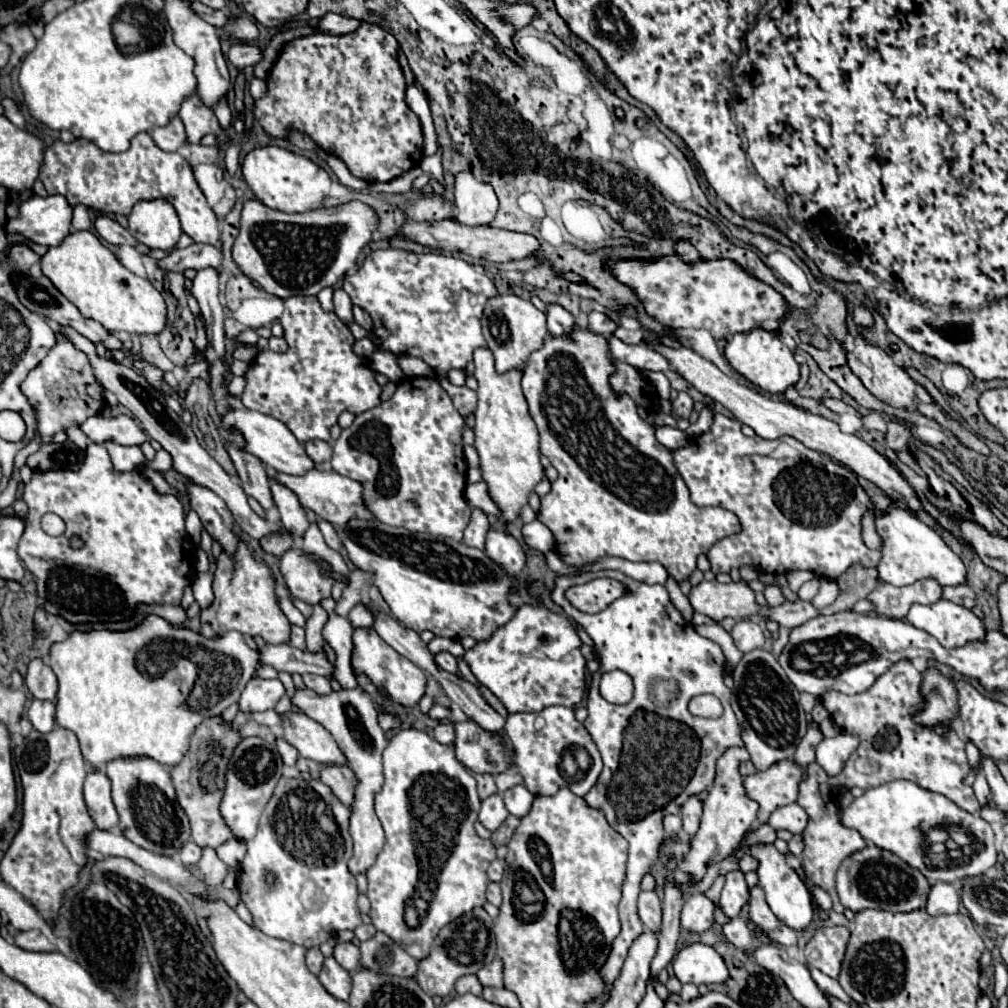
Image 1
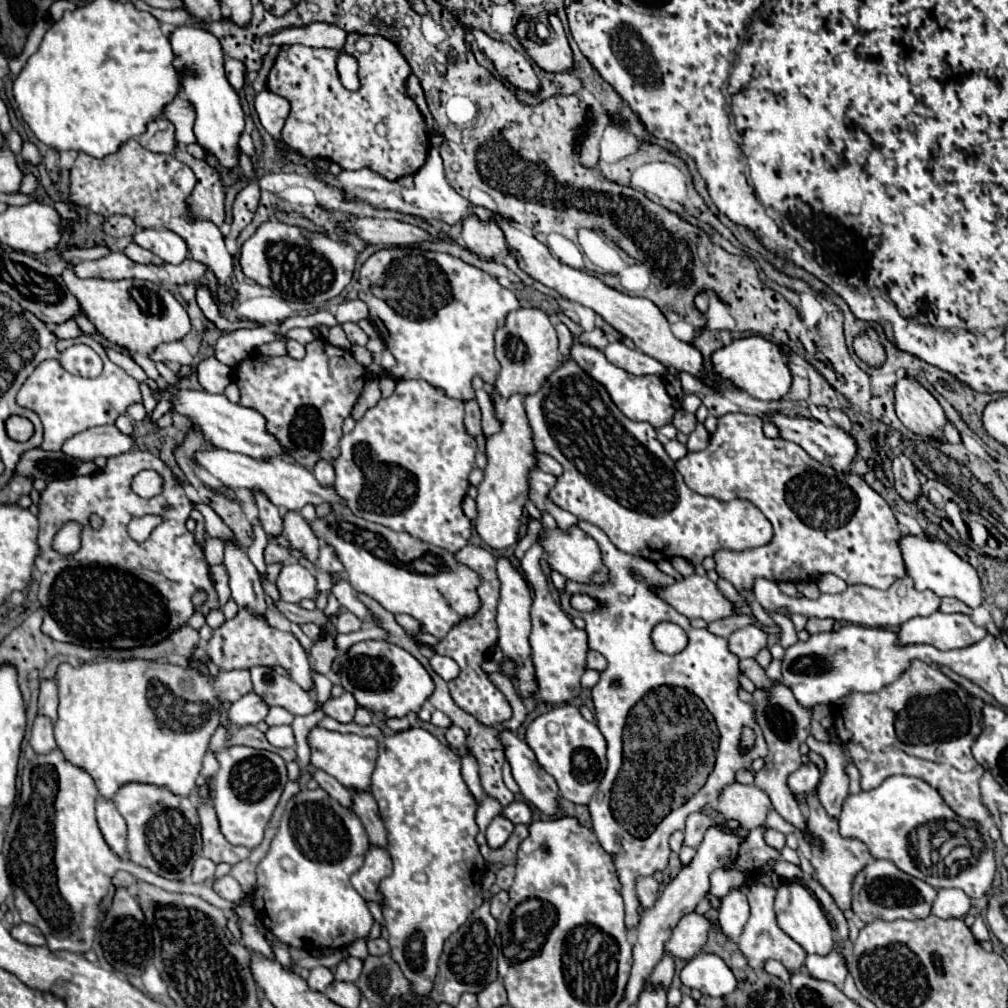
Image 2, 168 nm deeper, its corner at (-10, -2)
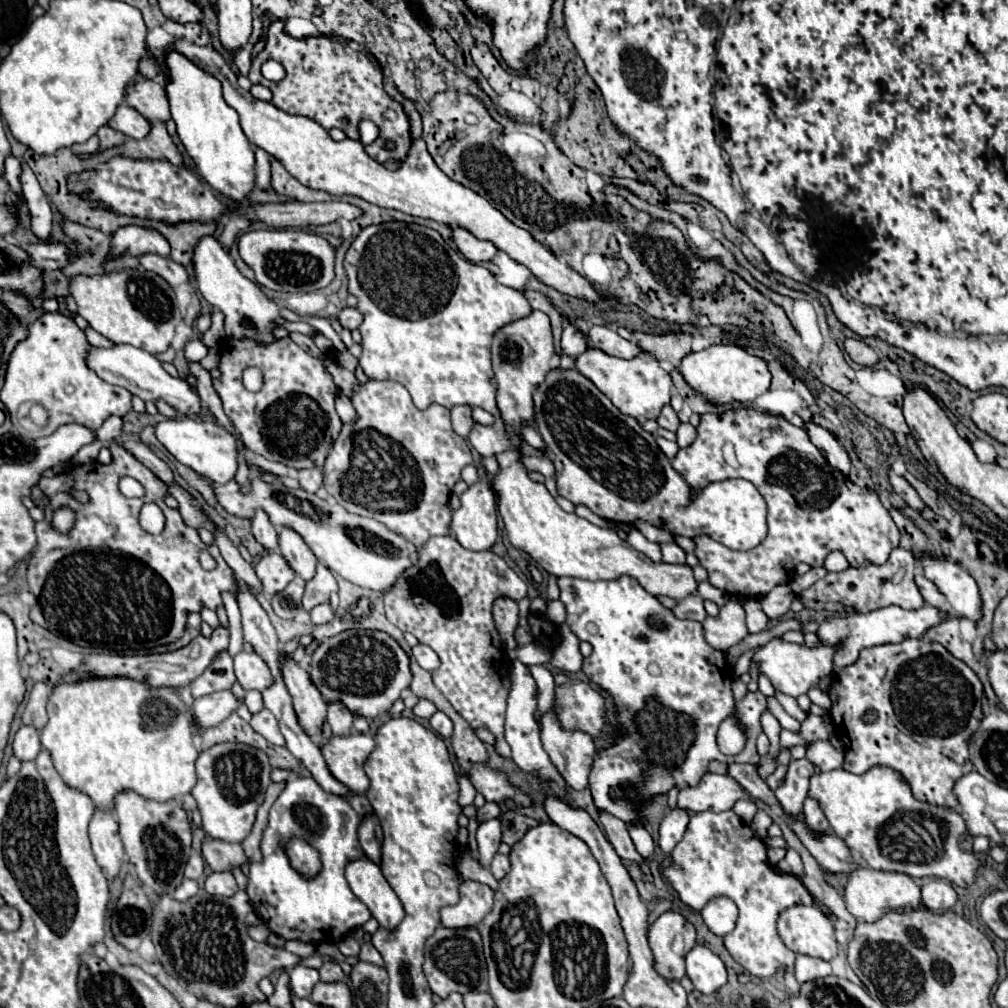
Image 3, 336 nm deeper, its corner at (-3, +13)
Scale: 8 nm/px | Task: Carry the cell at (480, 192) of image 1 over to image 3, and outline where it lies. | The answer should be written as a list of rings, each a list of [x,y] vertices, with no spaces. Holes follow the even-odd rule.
[[[454,227],[454,243],[460,249],[460,253],[472,261],[472,263],[480,263],[480,261],[490,261],[496,255],[496,245],[492,241],[482,241],[476,239],[470,231],[462,229],[462,227]]]

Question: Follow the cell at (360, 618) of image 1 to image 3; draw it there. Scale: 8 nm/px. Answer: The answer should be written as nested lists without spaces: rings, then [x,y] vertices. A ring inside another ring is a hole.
[[[322,603],[322,605],[318,605],[316,609],[310,611],[310,621],[314,625],[324,625],[324,623],[332,621],[334,617],[336,617],[336,613],[334,613],[334,609],[332,609],[330,603]]]

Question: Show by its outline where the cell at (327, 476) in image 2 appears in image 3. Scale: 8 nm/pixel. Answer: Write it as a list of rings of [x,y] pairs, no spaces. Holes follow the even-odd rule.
[[[320,467],[302,469],[302,471],[298,471],[298,481],[304,491],[316,493],[322,487],[322,469]]]

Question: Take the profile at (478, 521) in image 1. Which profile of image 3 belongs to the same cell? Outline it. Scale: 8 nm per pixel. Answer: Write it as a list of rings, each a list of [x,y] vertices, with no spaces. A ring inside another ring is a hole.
[[[444,535],[444,537],[430,537],[430,541],[422,545],[420,561],[412,569],[408,569],[404,577],[400,577],[394,589],[384,593],[384,609],[390,623],[400,627],[402,631],[416,635],[420,643],[430,645],[440,655],[442,665],[432,671],[434,685],[446,695],[452,707],[472,725],[472,729],[488,727],[494,733],[498,741],[498,745],[494,747],[500,757],[510,757],[510,747],[502,745],[504,709],[506,709],[504,701],[508,697],[510,659],[492,621],[492,601],[502,595],[520,601],[522,597],[526,597],[526,583],[496,553],[464,549],[454,535]]]

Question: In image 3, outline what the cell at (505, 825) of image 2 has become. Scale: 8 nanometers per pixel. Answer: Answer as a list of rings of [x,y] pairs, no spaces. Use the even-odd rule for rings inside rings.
[[[488,819],[488,821],[482,821],[476,829],[476,841],[478,841],[478,851],[480,851],[480,865],[482,867],[490,867],[490,861],[492,857],[496,855],[498,851],[498,845],[500,845],[500,819]]]

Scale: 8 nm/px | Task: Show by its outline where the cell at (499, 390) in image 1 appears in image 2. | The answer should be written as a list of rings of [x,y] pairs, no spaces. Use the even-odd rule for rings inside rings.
[[[495,392],[493,406],[497,418],[501,420],[501,432],[487,438],[487,468],[483,482],[477,486],[477,518],[473,530],[489,548],[503,550],[513,546],[519,538],[519,528],[523,524],[523,506],[529,500],[527,474],[535,468],[535,446],[521,396],[511,396],[505,400]]]

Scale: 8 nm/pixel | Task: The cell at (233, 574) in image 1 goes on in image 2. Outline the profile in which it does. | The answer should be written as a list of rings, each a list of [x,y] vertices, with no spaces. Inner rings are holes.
[[[241,608],[239,614],[233,620],[227,620],[221,628],[215,630],[213,638],[199,646],[191,658],[187,658],[187,664],[199,668],[207,662],[213,662],[219,670],[235,670],[235,668],[253,668],[253,666],[281,666],[287,670],[289,678],[295,680],[301,688],[313,690],[313,672],[309,664],[309,656],[299,644],[299,640],[293,634],[281,632],[277,628],[271,628],[263,618],[257,618],[249,610]]]

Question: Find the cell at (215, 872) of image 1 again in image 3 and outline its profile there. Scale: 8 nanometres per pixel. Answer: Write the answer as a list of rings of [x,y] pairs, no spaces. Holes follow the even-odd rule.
[[[212,871],[206,877],[206,891],[212,895],[230,897],[232,893],[238,891],[238,885],[236,885],[236,879],[230,871]]]

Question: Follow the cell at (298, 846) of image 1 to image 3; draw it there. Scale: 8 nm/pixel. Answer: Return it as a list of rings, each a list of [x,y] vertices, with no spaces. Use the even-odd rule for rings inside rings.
[[[292,777],[286,783],[286,789],[280,793],[280,797],[274,801],[274,805],[270,809],[268,827],[264,831],[262,845],[260,845],[264,859],[260,863],[250,865],[250,881],[248,881],[248,897],[252,901],[252,907],[272,933],[276,933],[284,939],[298,939],[298,941],[308,941],[308,943],[322,943],[322,941],[338,943],[340,939],[344,939],[346,931],[360,927],[370,919],[370,909],[352,893],[352,889],[344,877],[346,863],[350,859],[358,859],[364,855],[360,841],[358,841],[360,819],[362,817],[348,805],[346,799],[324,791],[312,777]],[[294,837],[306,841],[320,853],[322,871],[316,877],[306,879],[300,871],[296,871],[290,865],[286,847],[288,847],[288,841]]]

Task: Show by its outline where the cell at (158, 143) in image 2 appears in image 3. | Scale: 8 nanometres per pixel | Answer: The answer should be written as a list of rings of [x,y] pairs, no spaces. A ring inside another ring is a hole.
[[[120,105],[108,125],[116,131],[122,131],[124,135],[128,135],[132,139],[144,139],[152,129],[150,121],[128,105]]]

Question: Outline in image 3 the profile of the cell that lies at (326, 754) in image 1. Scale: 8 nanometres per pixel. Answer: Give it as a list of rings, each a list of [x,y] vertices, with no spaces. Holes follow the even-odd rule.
[[[348,733],[332,735],[330,741],[322,747],[322,755],[330,773],[346,787],[358,793],[366,793],[370,781],[364,773],[364,761],[376,747],[370,733]]]

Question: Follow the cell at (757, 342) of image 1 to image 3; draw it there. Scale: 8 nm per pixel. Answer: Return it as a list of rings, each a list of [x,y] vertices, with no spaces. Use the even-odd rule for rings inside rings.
[[[740,341],[716,343],[702,351],[688,353],[680,363],[680,373],[690,383],[690,387],[700,391],[712,403],[754,401],[758,395],[768,391],[770,379],[772,379],[768,363],[762,357],[746,351],[746,347]]]

